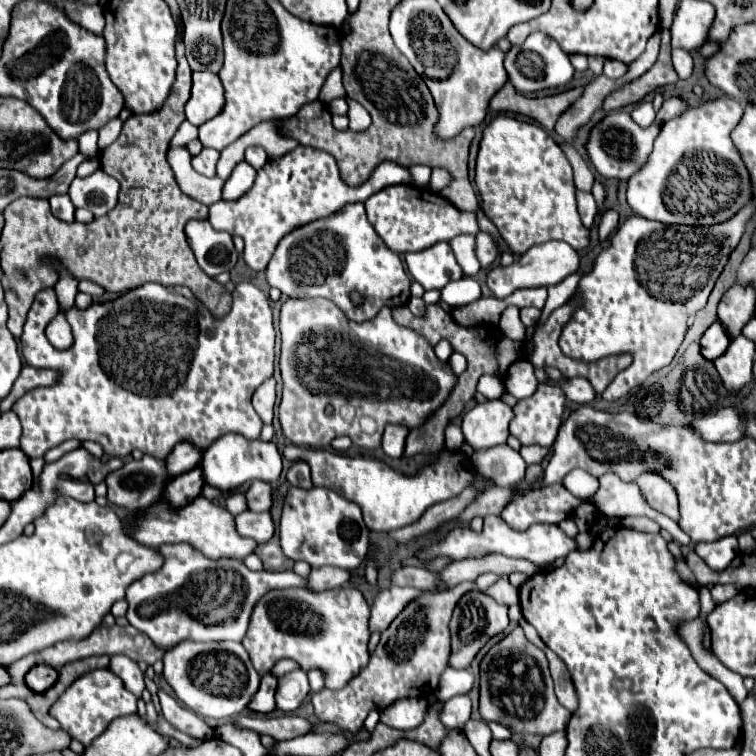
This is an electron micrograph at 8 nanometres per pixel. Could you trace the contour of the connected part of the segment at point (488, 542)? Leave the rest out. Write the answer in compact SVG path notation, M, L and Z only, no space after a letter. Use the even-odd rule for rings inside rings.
M491 516L491 518L485 518L481 534L473 532L469 526L457 526L447 534L445 540L435 542L425 552L421 552L419 558L431 560L435 556L449 556L453 560L463 560L463 558L471 558L471 556L477 558L477 556L483 556L487 552L499 552L499 554L505 554L509 558L531 560L533 564L543 568L543 566L555 562L557 558L565 558L569 552L573 552L577 548L579 548L577 540L563 534L563 530L557 524L535 524L529 530L521 532L521 530L513 530L511 526L507 526L501 516Z

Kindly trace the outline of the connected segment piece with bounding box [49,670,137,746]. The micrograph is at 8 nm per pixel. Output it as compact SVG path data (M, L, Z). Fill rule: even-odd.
M93 670L91 674L83 674L83 678L77 678L51 706L51 716L61 724L61 730L65 730L73 740L79 740L83 746L89 746L111 720L121 716L131 716L137 712L137 698L125 690L125 684L119 676L115 676L111 670Z

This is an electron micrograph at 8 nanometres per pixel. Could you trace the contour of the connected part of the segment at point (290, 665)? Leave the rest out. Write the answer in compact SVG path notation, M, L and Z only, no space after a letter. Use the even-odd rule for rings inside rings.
M283 659L283 660L280 660L272 668L271 673L275 677L280 677L280 676L284 676L288 672L291 672L291 671L298 669L298 668L299 668L298 664L296 662L293 662L293 660Z

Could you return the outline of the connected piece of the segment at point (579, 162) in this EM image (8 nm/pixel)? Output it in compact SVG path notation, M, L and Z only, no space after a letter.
M571 148L571 166L573 166L573 172L575 172L575 186L577 190L581 192L591 192L593 188L593 182L595 182L595 176L593 172L589 170L589 166L583 162L583 158Z

